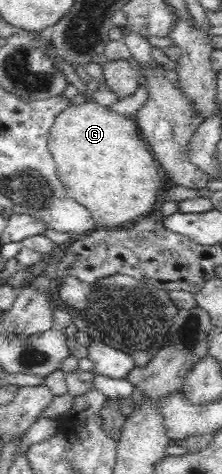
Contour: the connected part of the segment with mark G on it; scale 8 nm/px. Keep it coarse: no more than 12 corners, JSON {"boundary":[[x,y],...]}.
{"boundary":[[94,100],[47,147],[96,227],[157,213],[165,177],[134,118]]}

